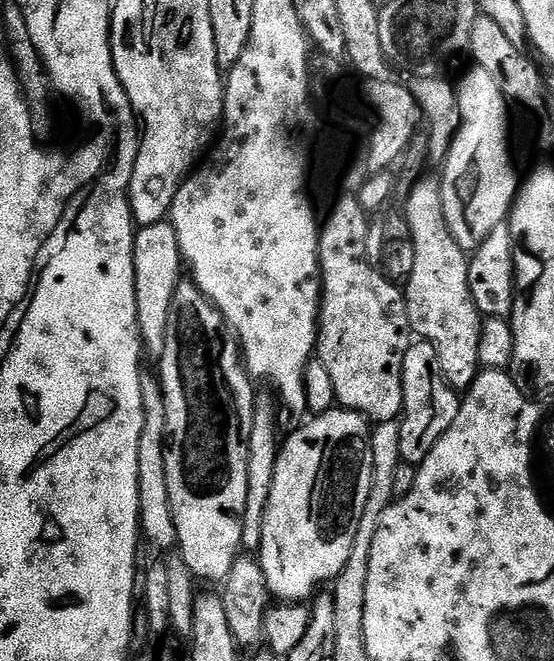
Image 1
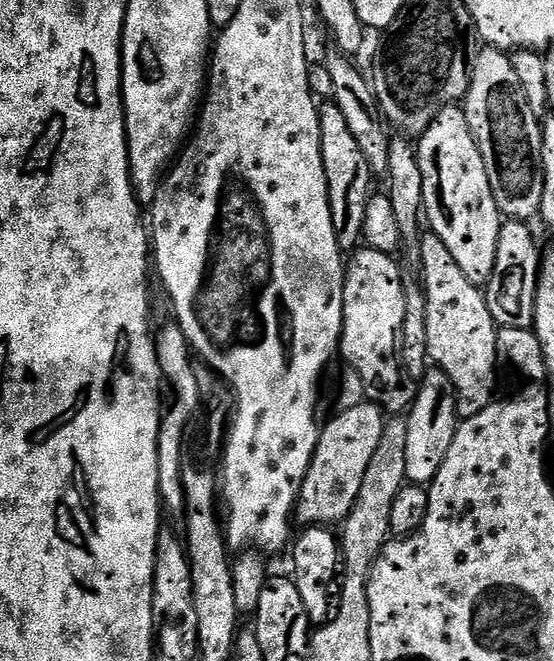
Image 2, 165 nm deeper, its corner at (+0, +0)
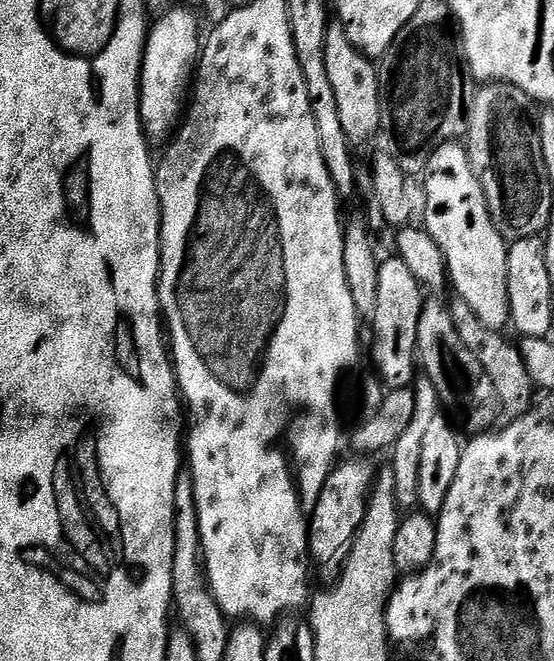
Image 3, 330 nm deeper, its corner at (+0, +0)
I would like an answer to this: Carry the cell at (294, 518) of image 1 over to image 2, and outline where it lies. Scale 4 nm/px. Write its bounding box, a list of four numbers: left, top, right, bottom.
[294,402,386,526]

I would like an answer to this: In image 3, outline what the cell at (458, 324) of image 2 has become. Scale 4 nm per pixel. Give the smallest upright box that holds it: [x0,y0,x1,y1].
[450,298,534,421]

